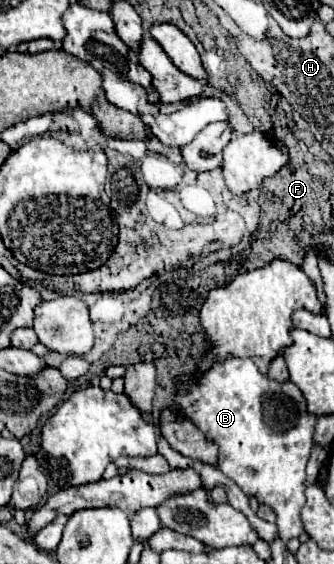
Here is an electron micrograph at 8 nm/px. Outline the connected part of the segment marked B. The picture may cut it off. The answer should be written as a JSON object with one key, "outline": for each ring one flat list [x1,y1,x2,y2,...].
{"outline":[[228,355,226,361,214,361,204,373,196,369,186,381,178,377,174,393,180,413,190,419,200,431,206,431,206,439,214,439,214,443,218,443,216,469,238,483,238,487,248,497,256,497,260,505,274,509,282,541,300,537,304,531,300,511,306,503,306,465,314,447,314,427,318,421,314,413,308,413,302,391,292,381,280,383,268,375,262,375,258,367,254,367,252,359,238,359,234,355]]}

